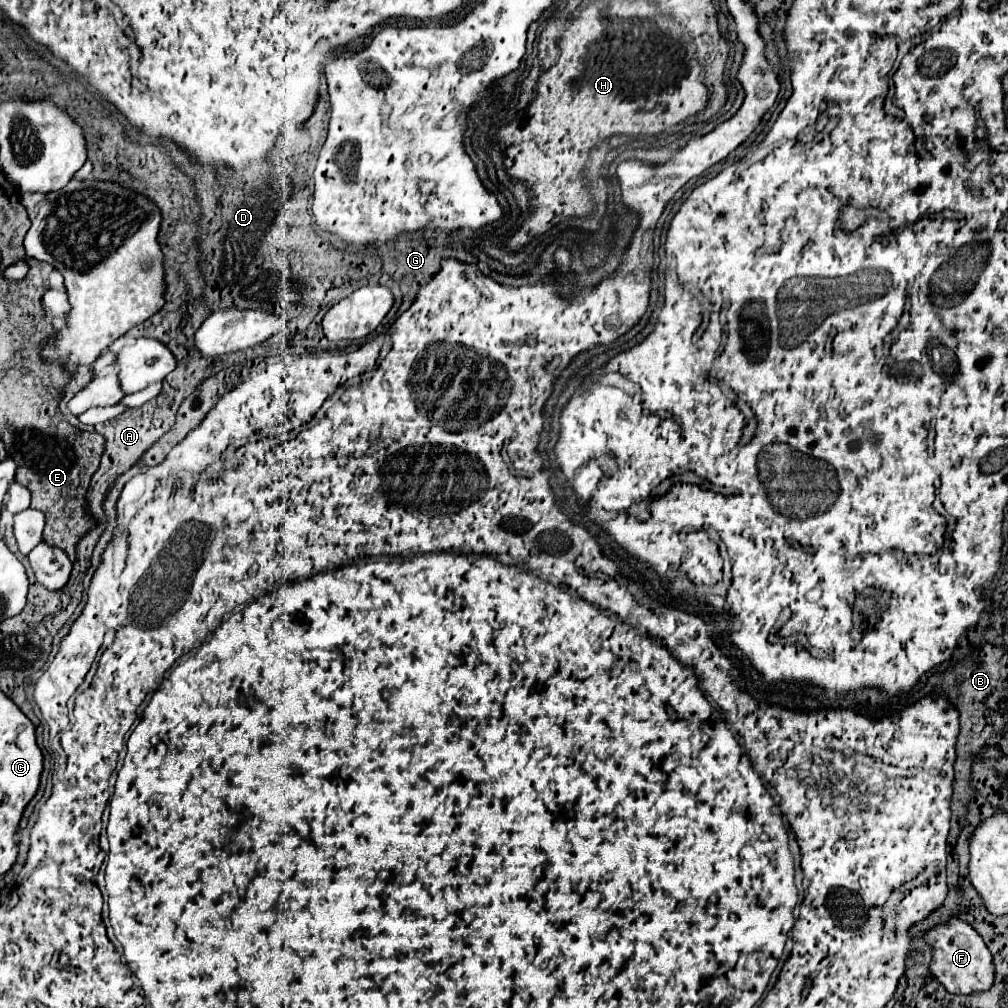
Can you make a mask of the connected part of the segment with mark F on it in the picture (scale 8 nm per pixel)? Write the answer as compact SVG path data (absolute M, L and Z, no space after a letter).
M953 917L949 923L939 925L925 933L925 943L931 947L933 957L929 969L933 977L955 995L971 995L975 991L989 991L995 983L995 967L993 957L973 927L959 917Z

